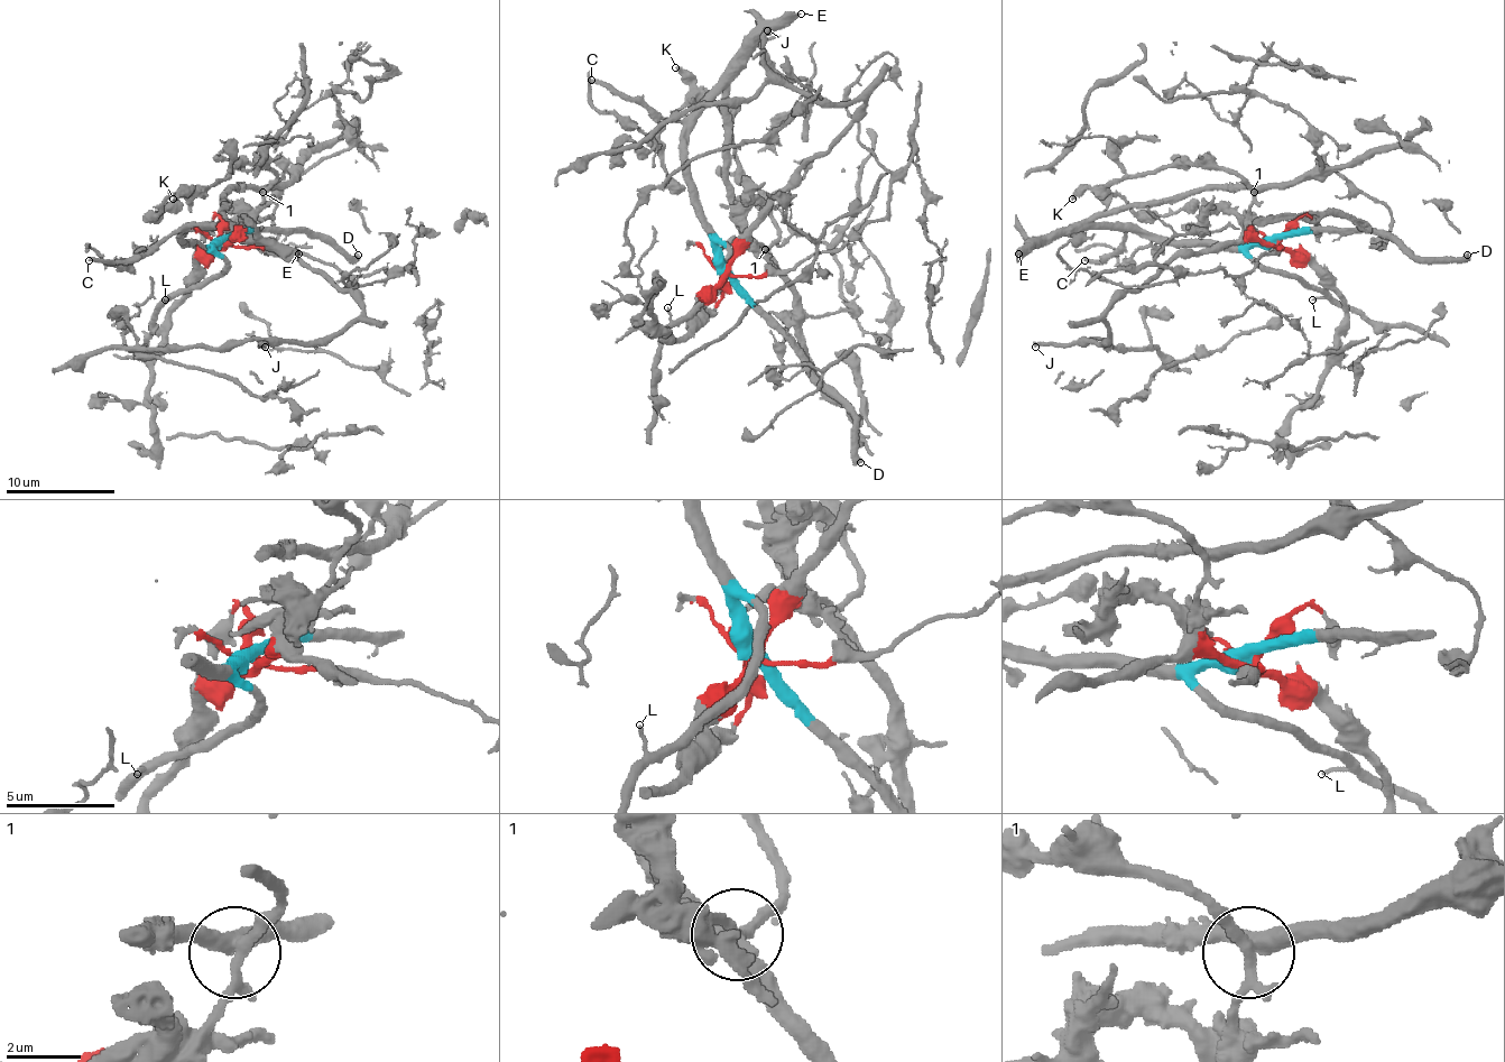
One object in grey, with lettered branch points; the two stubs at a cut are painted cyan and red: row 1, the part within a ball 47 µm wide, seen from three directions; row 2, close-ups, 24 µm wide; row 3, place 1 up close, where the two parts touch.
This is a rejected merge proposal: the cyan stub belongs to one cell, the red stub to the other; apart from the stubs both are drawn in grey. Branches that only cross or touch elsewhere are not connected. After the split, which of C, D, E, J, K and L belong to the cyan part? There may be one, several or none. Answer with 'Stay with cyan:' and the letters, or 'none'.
Stay with cyan: C, D, E, L

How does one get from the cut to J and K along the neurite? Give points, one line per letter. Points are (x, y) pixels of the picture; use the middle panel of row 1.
J: (725, 274), (732, 243), (864, 105), (861, 101), (831, 103), (790, 90), (763, 59), (763, 35), (768, 29)
K: (725, 274), (740, 249), (765, 249), (779, 234), (771, 208), (744, 172), (732, 122), (675, 67)

